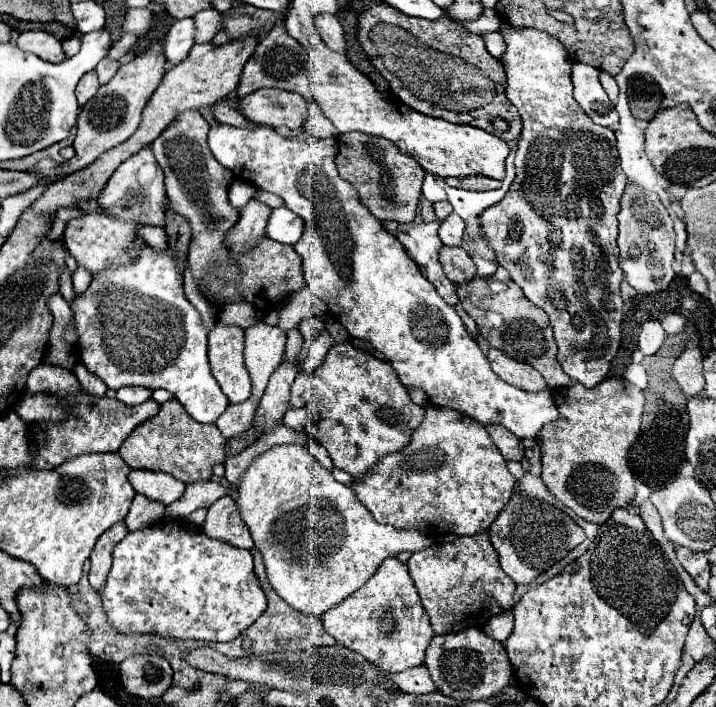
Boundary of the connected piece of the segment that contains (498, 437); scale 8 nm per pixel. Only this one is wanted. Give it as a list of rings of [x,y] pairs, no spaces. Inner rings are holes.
[[[487,424],[487,432],[505,460],[523,460],[523,444],[501,424]]]

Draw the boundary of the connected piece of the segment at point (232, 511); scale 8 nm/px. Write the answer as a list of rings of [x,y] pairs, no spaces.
[[[223,496],[215,504],[211,504],[202,529],[213,540],[223,540],[237,548],[253,548],[251,532],[241,520],[239,508],[231,496]]]

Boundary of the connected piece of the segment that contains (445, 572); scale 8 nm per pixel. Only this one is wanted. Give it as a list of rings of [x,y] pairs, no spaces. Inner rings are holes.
[[[487,532],[459,536],[451,544],[431,544],[425,550],[413,552],[407,566],[435,634],[483,626],[491,616],[513,606],[515,582],[501,570]]]

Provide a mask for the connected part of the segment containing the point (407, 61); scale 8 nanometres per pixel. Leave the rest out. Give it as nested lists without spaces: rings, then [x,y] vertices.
[[[385,2],[371,4],[359,14],[357,42],[409,108],[453,124],[483,128],[507,142],[519,138],[521,118],[505,96],[501,62],[487,52],[481,36],[467,32],[451,18],[413,18]]]

